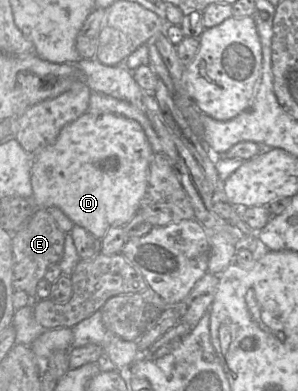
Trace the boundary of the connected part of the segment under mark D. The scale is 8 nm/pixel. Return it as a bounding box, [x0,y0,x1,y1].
[30,112,154,240]

